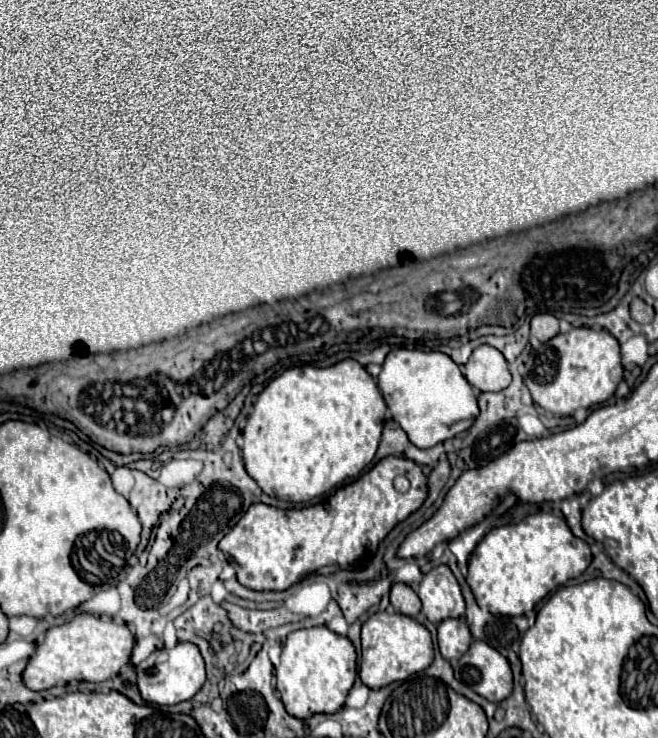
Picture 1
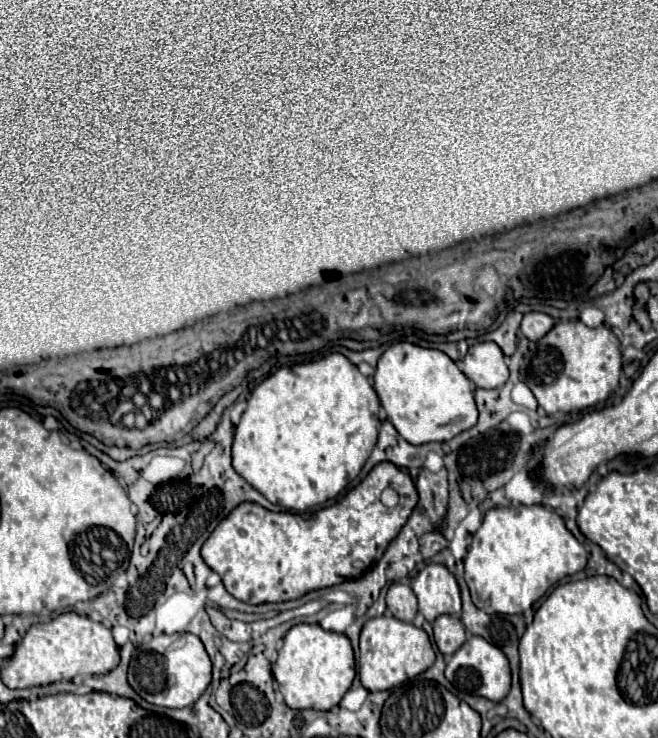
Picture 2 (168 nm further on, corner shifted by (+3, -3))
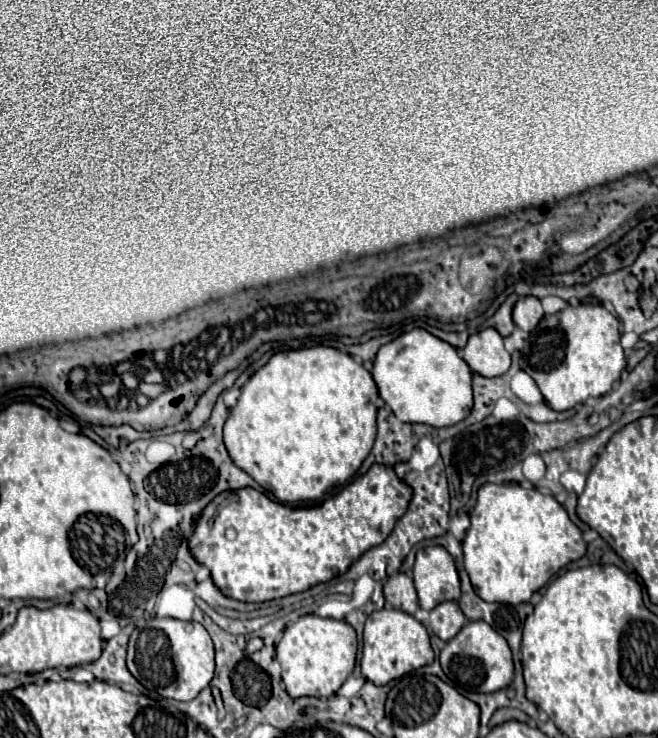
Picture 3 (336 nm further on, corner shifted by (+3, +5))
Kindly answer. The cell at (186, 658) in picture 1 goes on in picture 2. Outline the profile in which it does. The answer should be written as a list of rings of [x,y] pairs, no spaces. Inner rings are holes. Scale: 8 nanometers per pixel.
[[[174,633],[160,635],[152,641],[136,647],[130,667],[128,683],[132,689],[152,705],[160,707],[188,707],[192,705],[210,685],[212,679],[212,661],[200,641],[192,633]]]

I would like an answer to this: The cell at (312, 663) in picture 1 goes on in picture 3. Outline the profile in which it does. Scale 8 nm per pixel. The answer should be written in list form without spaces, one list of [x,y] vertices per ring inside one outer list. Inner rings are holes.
[[[304,615],[286,627],[276,647],[276,659],[282,665],[282,681],[290,697],[330,697],[354,669],[356,631],[346,621]]]

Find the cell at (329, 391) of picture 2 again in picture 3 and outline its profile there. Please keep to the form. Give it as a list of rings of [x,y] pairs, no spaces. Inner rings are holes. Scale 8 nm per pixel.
[[[322,345],[310,347],[310,349],[298,349],[298,351],[282,351],[282,353],[276,353],[264,367],[260,367],[250,377],[250,381],[242,387],[240,399],[238,399],[236,407],[230,409],[230,415],[224,425],[224,443],[226,443],[226,449],[232,457],[232,461],[242,471],[246,471],[258,485],[262,485],[266,491],[270,491],[278,501],[294,503],[294,501],[304,501],[304,499],[320,499],[334,485],[350,481],[350,477],[358,471],[358,467],[368,457],[368,453],[374,445],[374,439],[376,439],[376,411],[378,411],[376,399],[378,399],[378,389],[376,389],[372,375],[360,363],[356,363],[348,353],[342,353],[334,347],[322,347]]]

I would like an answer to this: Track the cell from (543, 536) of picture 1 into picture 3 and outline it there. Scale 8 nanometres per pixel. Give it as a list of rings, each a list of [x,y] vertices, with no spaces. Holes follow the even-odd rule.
[[[518,483],[482,485],[470,523],[462,541],[464,569],[476,595],[490,603],[530,601],[532,593],[544,587],[554,573],[587,552],[582,532],[554,497],[542,495],[538,489],[524,489]]]

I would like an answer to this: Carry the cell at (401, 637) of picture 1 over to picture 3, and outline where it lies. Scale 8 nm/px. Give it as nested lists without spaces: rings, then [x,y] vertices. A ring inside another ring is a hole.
[[[382,609],[368,615],[364,625],[364,653],[362,653],[362,675],[374,685],[386,685],[418,667],[430,665],[434,651],[426,627],[412,615],[398,609]]]

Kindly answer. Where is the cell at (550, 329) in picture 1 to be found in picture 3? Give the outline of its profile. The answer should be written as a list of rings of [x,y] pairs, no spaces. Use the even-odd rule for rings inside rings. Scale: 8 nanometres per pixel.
[[[524,297],[524,299],[520,299],[520,301],[514,305],[512,317],[514,317],[516,327],[520,327],[522,331],[528,331],[528,333],[530,333],[532,329],[536,329],[536,325],[538,325],[538,323],[542,321],[542,317],[544,317],[540,299],[538,299],[538,297]]]

